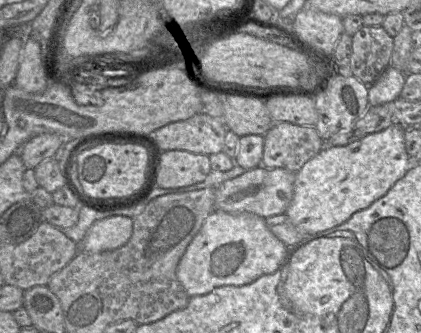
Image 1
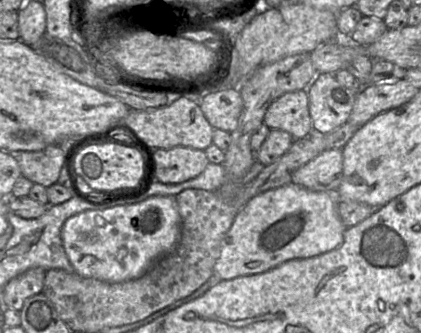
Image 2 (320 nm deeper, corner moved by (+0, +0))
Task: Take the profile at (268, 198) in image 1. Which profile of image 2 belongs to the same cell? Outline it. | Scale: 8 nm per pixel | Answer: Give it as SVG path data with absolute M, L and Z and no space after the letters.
M342 149L325 150L297 169L291 183L315 192L336 191L343 177Z

